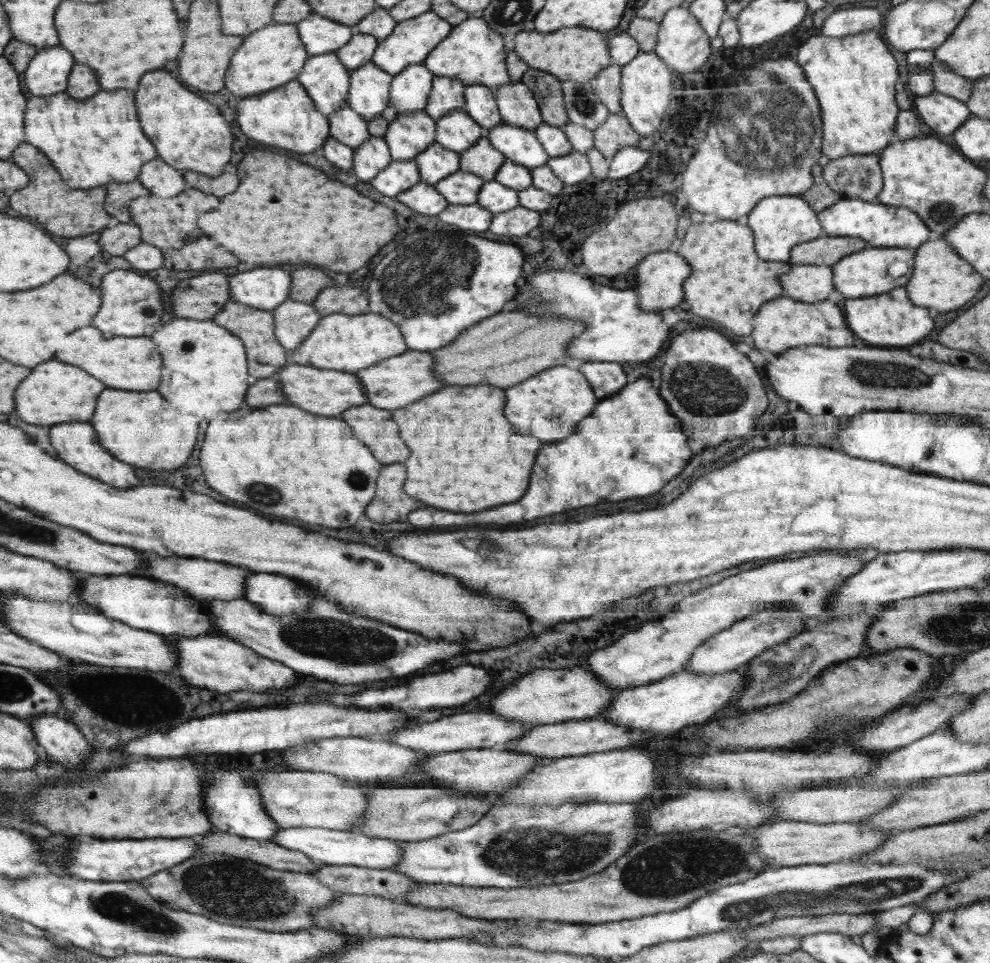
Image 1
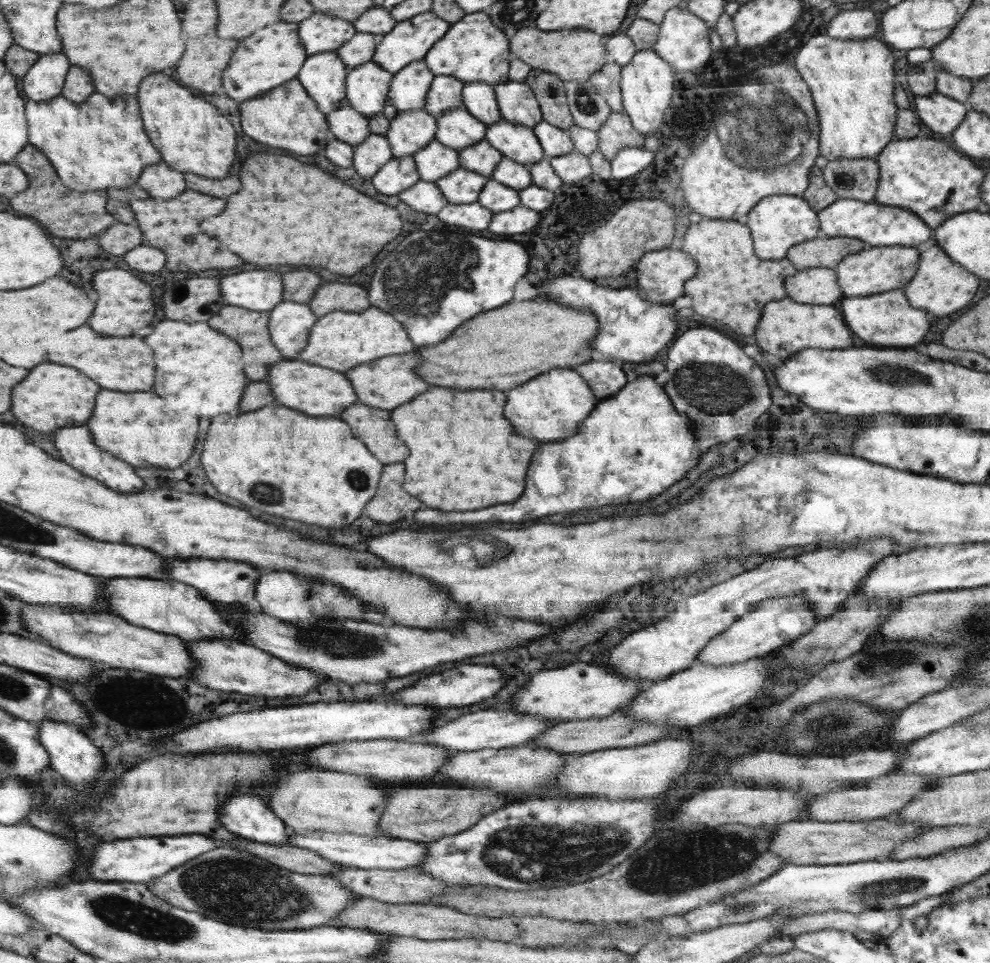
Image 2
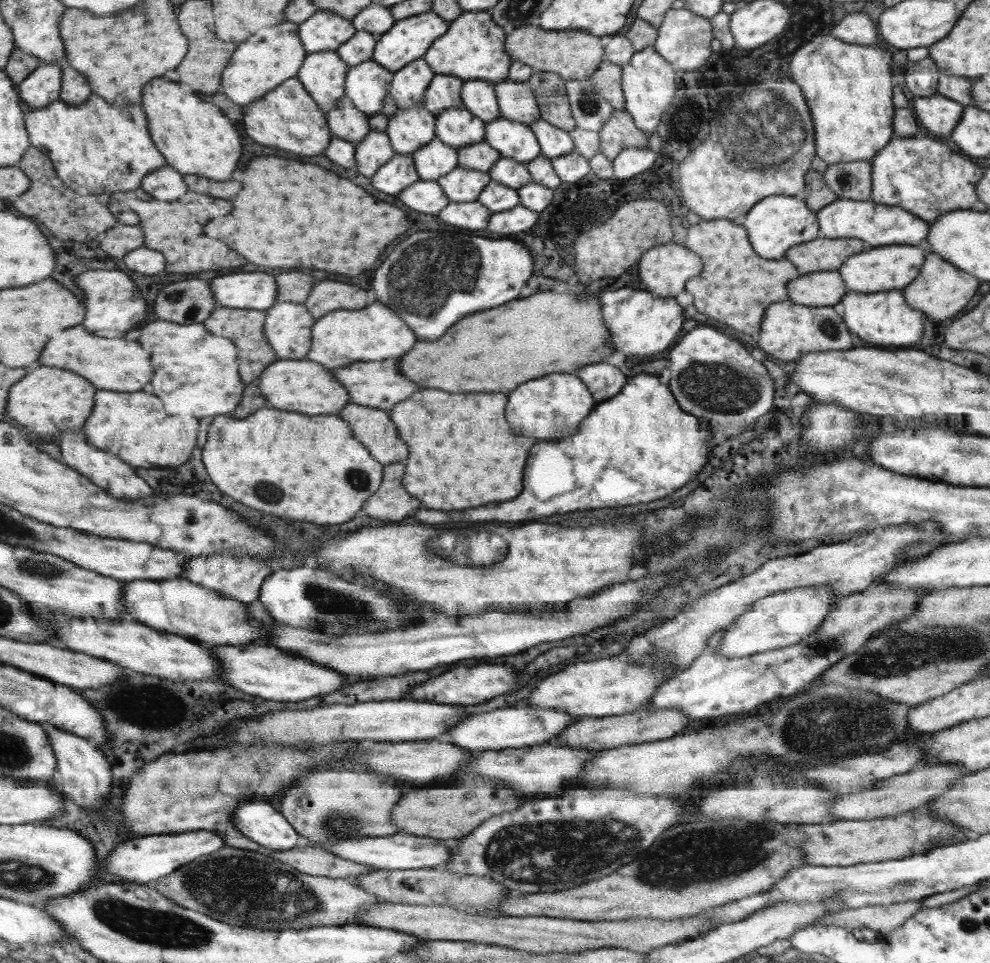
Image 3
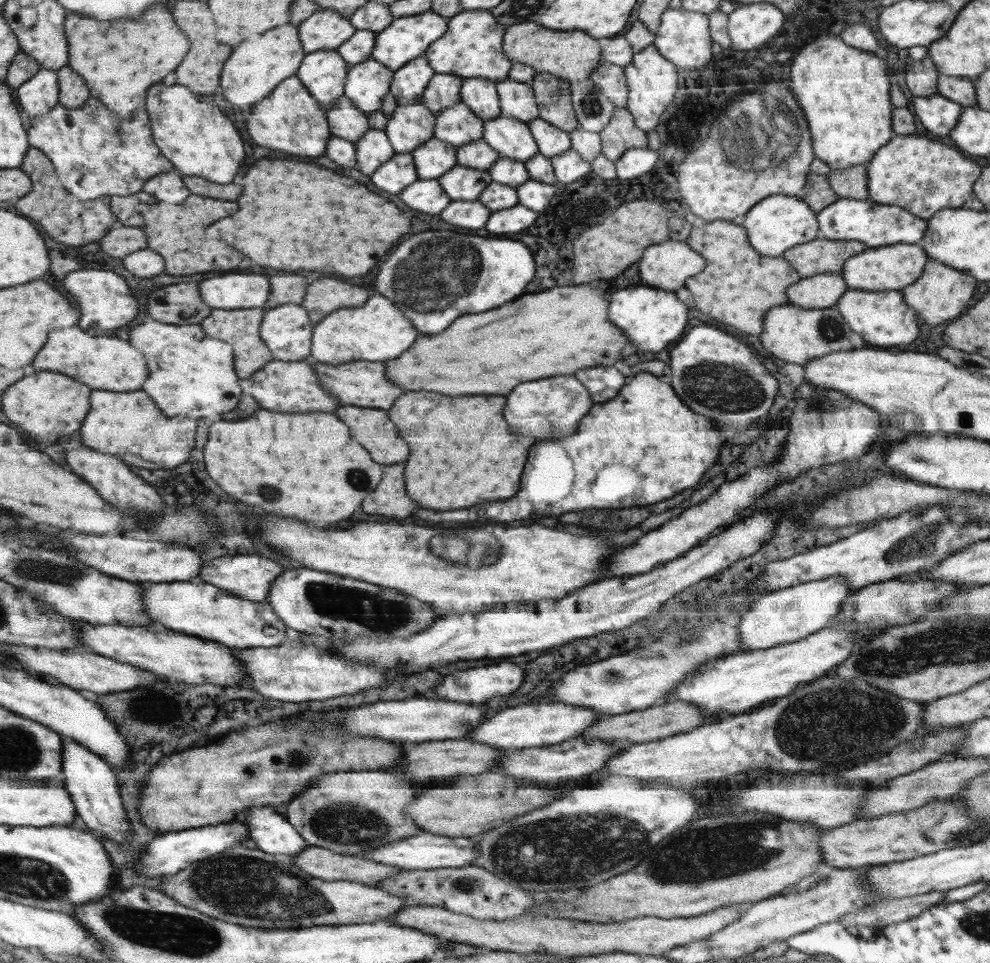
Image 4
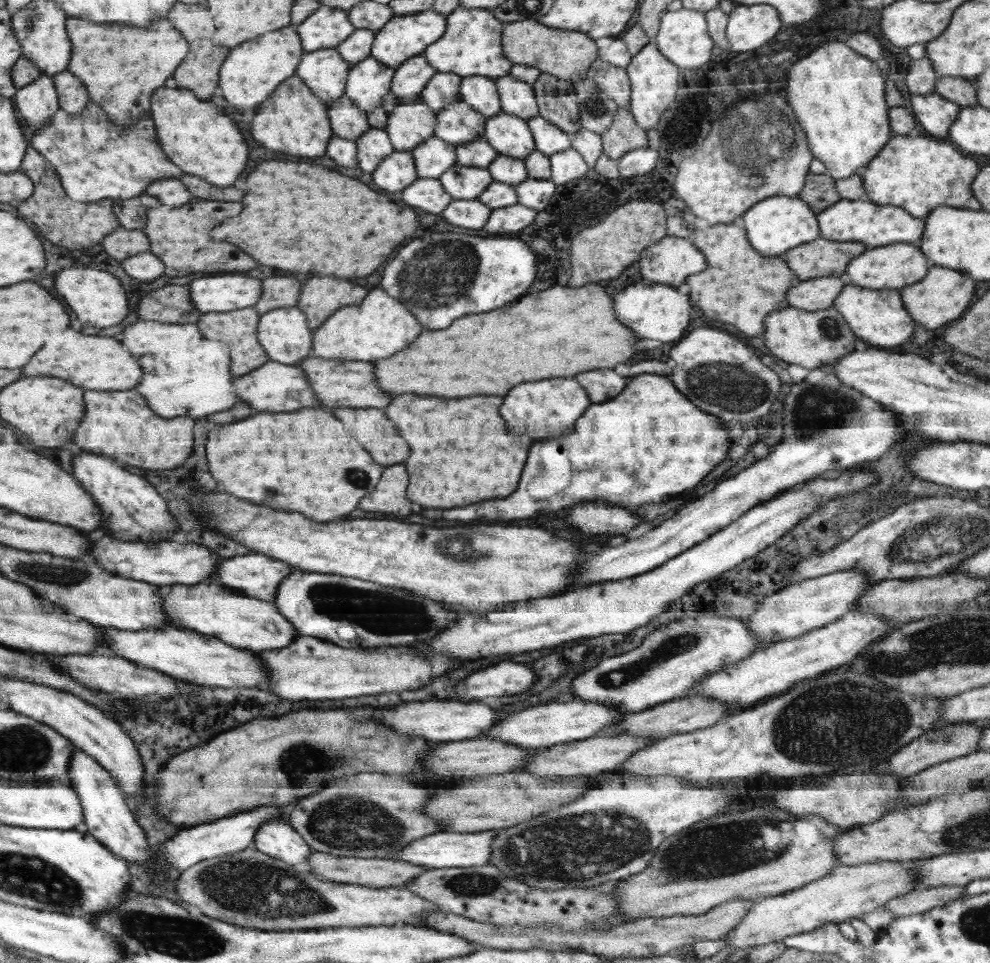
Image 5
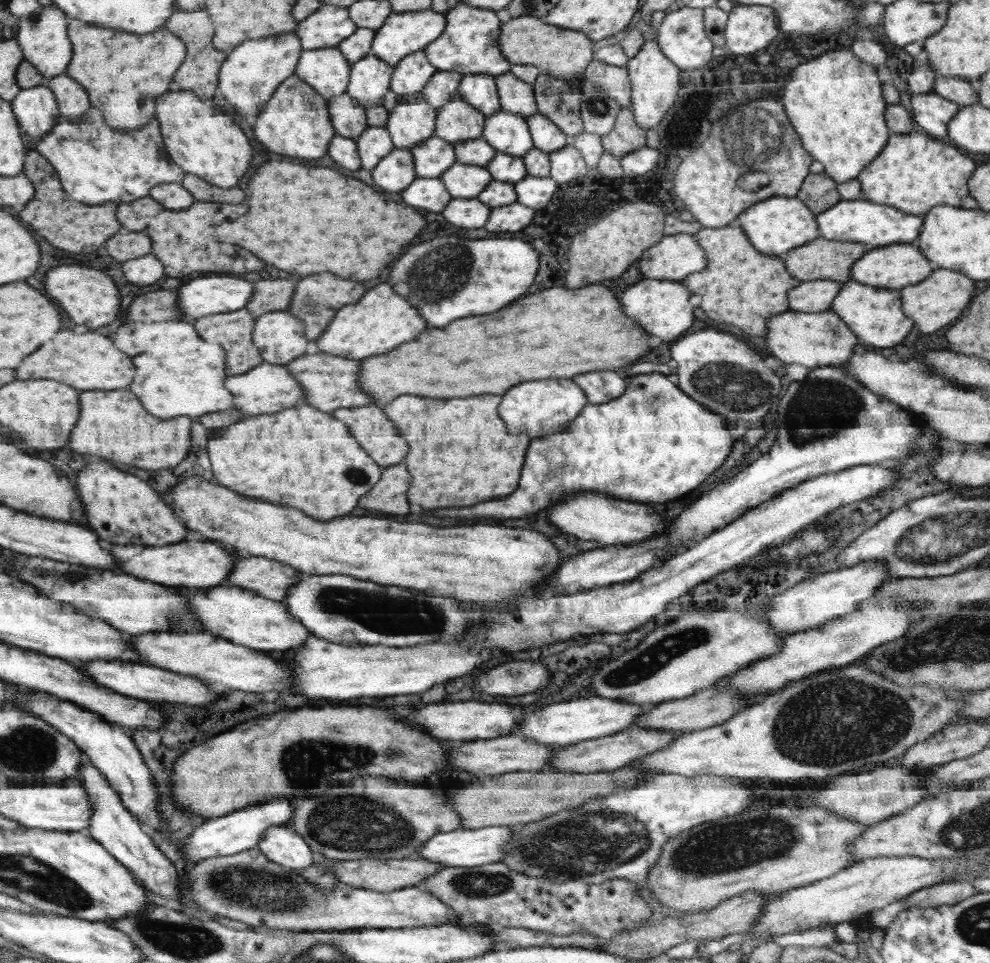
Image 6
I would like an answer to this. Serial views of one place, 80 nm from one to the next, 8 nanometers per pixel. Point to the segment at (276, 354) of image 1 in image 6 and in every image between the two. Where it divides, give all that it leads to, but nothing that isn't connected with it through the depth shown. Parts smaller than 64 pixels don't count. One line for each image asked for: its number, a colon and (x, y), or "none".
2: (250, 328)
3: (245, 327)
4: (241, 327)
5: (238, 329)
6: (234, 331)

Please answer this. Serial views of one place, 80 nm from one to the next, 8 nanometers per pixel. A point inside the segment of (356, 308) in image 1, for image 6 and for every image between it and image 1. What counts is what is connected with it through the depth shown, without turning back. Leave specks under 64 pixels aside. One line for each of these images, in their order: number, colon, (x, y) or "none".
2: (333, 297)
3: (329, 296)
4: (326, 295)
5: (324, 295)
6: (317, 298)

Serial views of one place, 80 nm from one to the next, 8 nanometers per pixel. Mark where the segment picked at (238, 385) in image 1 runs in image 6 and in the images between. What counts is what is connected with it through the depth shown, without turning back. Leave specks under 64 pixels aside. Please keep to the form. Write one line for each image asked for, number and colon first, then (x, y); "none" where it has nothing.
2: (201, 370)
3: (197, 371)
4: (191, 373)
5: (187, 374)
6: (182, 373)

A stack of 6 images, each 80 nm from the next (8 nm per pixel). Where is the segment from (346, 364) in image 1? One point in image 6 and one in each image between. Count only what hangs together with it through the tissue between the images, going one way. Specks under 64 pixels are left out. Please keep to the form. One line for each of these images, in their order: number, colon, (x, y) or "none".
2: (341, 340)
3: (344, 337)
4: (377, 331)
5: (380, 326)
6: (382, 320)

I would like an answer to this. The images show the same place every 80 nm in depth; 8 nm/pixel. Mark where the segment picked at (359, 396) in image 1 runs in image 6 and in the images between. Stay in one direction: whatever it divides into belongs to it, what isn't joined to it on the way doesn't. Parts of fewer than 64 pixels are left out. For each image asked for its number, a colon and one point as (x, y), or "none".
2: (312, 389)
3: (303, 385)
4: (291, 387)
5: (276, 387)
6: (268, 389)

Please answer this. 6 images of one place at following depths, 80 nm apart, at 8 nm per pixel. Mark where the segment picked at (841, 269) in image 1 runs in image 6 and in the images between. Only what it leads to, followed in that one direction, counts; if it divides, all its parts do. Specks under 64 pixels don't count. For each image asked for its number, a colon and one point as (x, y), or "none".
2: (877, 270)
3: (889, 267)
4: (892, 267)
5: (899, 265)
6: (894, 266)

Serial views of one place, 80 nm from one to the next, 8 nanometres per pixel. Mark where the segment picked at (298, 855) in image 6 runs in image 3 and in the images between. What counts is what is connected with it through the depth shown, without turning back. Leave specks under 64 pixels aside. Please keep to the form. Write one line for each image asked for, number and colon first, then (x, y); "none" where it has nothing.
3: (260, 821)
4: (272, 833)
5: (276, 838)

